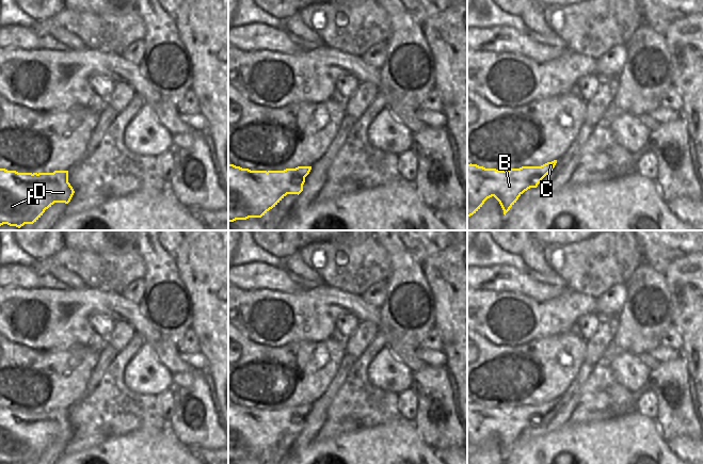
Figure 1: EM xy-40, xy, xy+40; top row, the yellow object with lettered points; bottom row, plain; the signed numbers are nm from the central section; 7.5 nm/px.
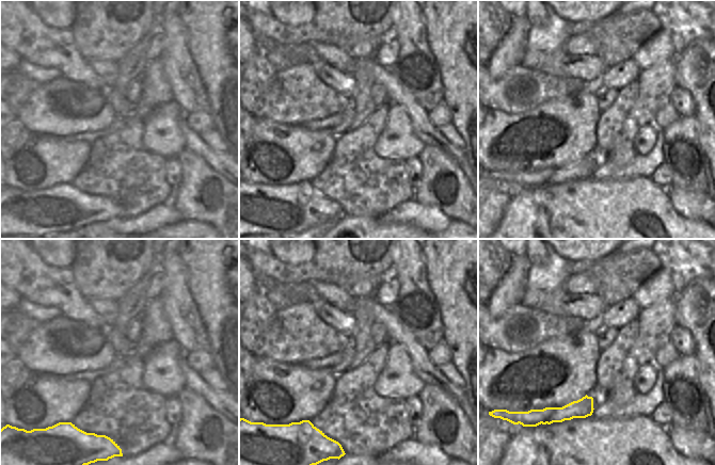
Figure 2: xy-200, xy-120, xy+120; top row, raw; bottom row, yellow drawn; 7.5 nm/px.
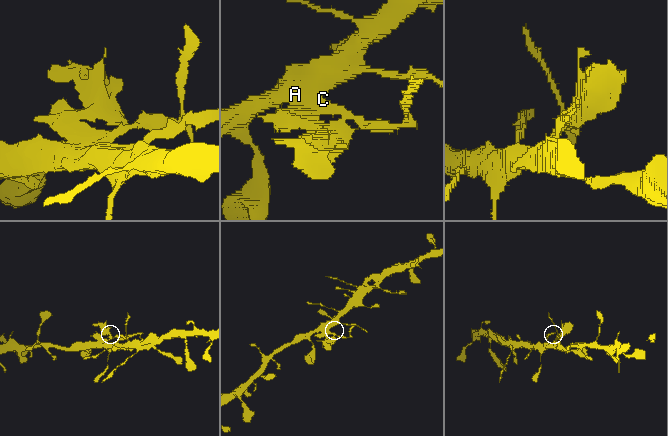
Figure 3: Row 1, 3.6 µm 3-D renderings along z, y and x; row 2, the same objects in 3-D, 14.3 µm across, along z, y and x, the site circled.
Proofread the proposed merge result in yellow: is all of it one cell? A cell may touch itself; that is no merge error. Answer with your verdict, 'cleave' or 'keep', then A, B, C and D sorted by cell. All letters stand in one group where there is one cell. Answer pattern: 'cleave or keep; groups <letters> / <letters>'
cleave; groups A B D / C

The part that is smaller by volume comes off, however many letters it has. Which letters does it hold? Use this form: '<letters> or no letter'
C.

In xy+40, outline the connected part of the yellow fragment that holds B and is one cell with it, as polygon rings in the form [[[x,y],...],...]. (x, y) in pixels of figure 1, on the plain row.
[[[467,403],[467,457],[492,435],[499,441],[506,454],[518,436],[528,428],[537,427],[543,417],[528,410],[507,414],[506,410]]]

